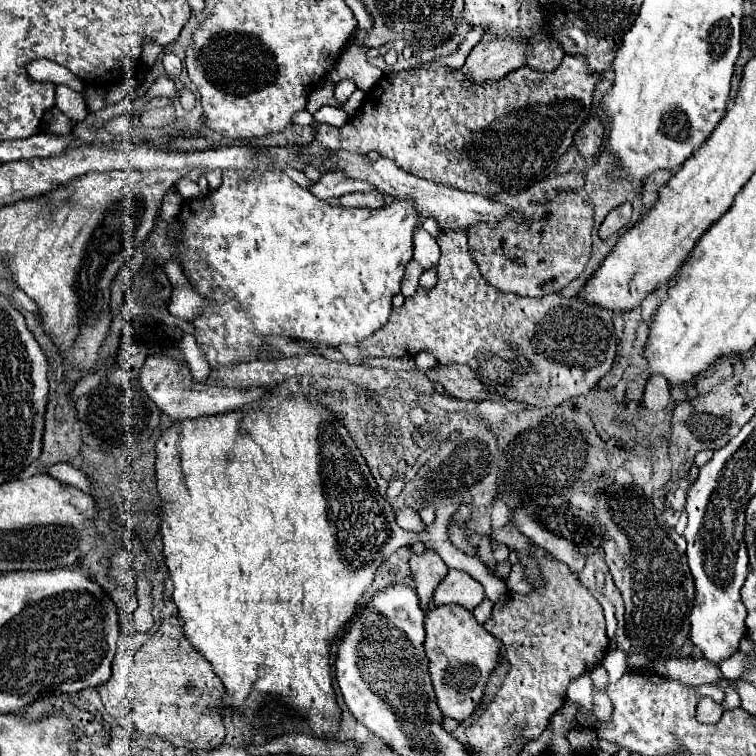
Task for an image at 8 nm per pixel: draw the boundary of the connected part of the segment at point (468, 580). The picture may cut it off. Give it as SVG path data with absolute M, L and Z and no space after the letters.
M450 569L434 591L436 605L456 603L468 611L474 611L474 607L478 607L482 599L484 599L484 587L478 581L474 581L468 573L458 569Z

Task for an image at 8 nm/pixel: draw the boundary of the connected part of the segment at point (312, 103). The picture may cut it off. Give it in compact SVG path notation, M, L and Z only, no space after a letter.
M326 81L324 85L316 87L316 89L310 93L306 111L314 115L320 107L324 107L324 105L334 105L334 87L336 87L336 85L334 85L332 81Z

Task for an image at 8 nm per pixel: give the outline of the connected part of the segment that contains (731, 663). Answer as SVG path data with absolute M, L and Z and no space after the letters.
M740 651L734 653L732 657L728 657L728 659L724 659L724 661L718 663L718 669L722 671L724 679L734 679L734 681L736 681L748 667L750 667L750 663L748 663L746 655L742 655Z

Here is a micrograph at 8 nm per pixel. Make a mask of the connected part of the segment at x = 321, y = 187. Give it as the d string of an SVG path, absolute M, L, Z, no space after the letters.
M328 171L322 175L320 181L316 181L310 191L318 197L318 199L330 199L330 197L342 197L348 193L366 193L366 191L374 191L376 187L368 181L360 181L360 179L350 179L344 173L338 171Z

